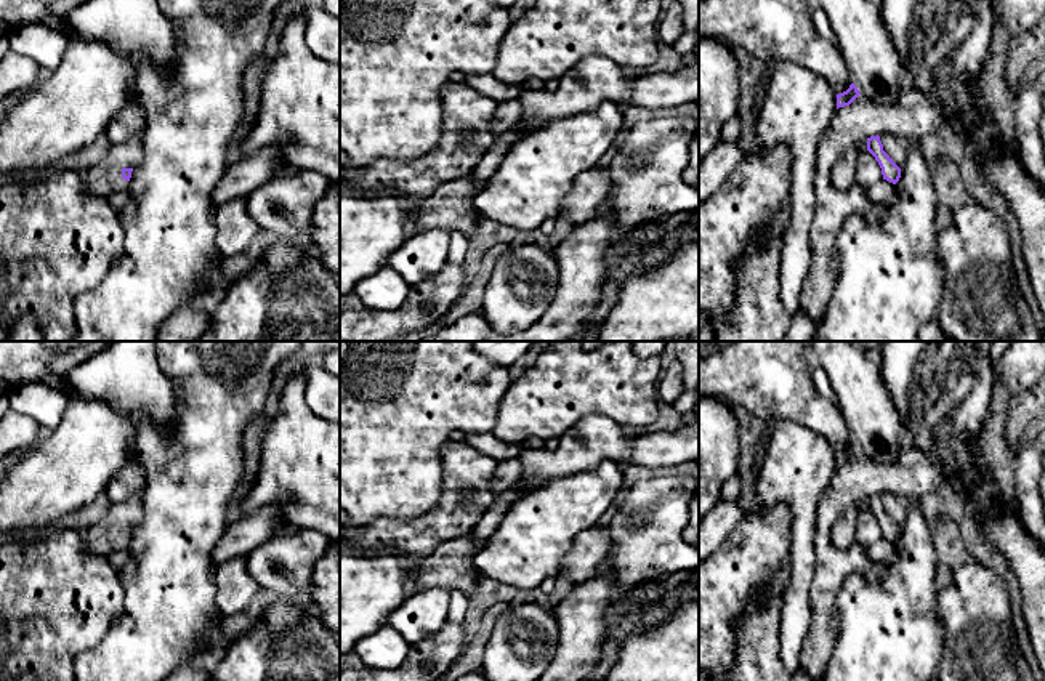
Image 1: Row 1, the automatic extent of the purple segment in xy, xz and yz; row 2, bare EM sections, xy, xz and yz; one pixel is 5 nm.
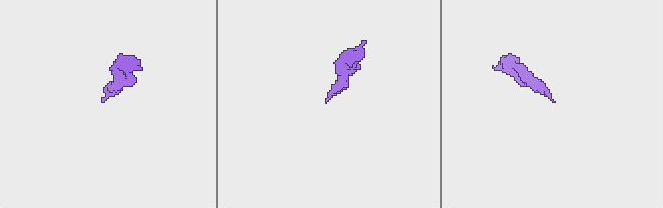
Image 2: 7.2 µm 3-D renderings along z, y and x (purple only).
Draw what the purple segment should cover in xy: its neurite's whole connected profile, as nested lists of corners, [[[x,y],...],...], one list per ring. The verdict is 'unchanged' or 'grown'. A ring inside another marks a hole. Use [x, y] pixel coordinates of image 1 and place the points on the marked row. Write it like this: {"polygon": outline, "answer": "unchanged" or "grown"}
{"polygon": [[[143,135],[119,139],[104,159],[79,179],[83,192],[93,197],[107,197],[127,191],[133,168],[143,160]]], "answer": "grown"}

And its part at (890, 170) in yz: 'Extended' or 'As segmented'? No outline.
Extended

